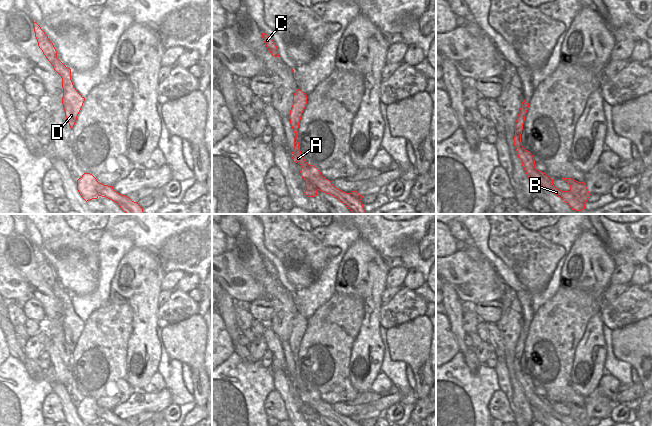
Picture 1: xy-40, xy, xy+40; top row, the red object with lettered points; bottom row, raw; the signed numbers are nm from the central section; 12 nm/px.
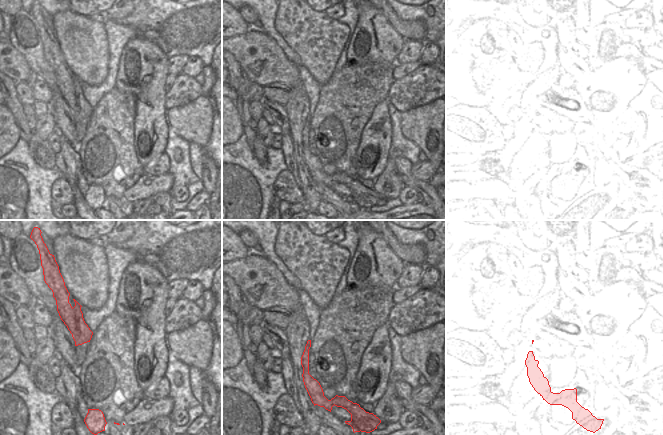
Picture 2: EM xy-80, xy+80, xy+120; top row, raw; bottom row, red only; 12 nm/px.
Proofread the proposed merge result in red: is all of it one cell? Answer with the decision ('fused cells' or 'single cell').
fused cells

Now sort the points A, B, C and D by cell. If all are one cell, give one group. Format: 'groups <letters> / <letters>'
groups A C D / B

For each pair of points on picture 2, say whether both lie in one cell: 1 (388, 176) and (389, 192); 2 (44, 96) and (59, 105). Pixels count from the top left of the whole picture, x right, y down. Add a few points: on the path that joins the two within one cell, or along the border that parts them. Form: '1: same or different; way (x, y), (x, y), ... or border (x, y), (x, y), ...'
1: same; way (389, 180), (389, 188)
2: different; border (40, 78), (51, 90), (51, 101), (48, 104)

